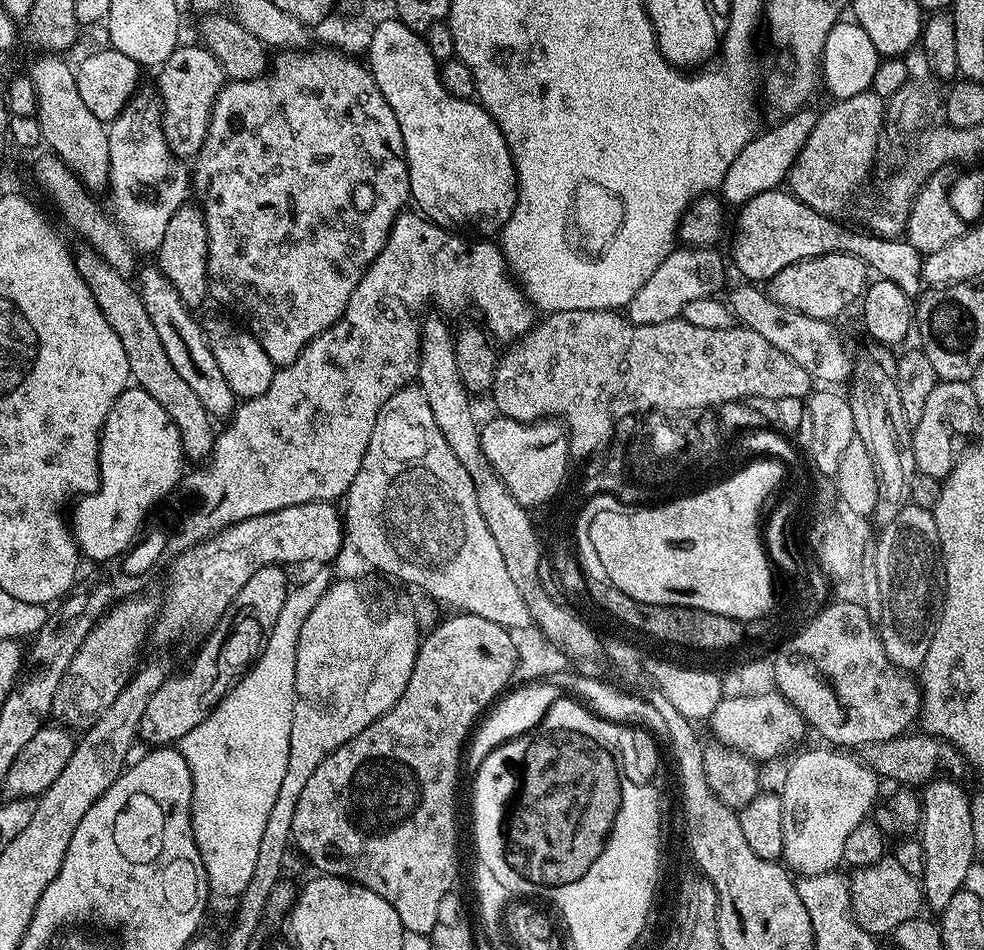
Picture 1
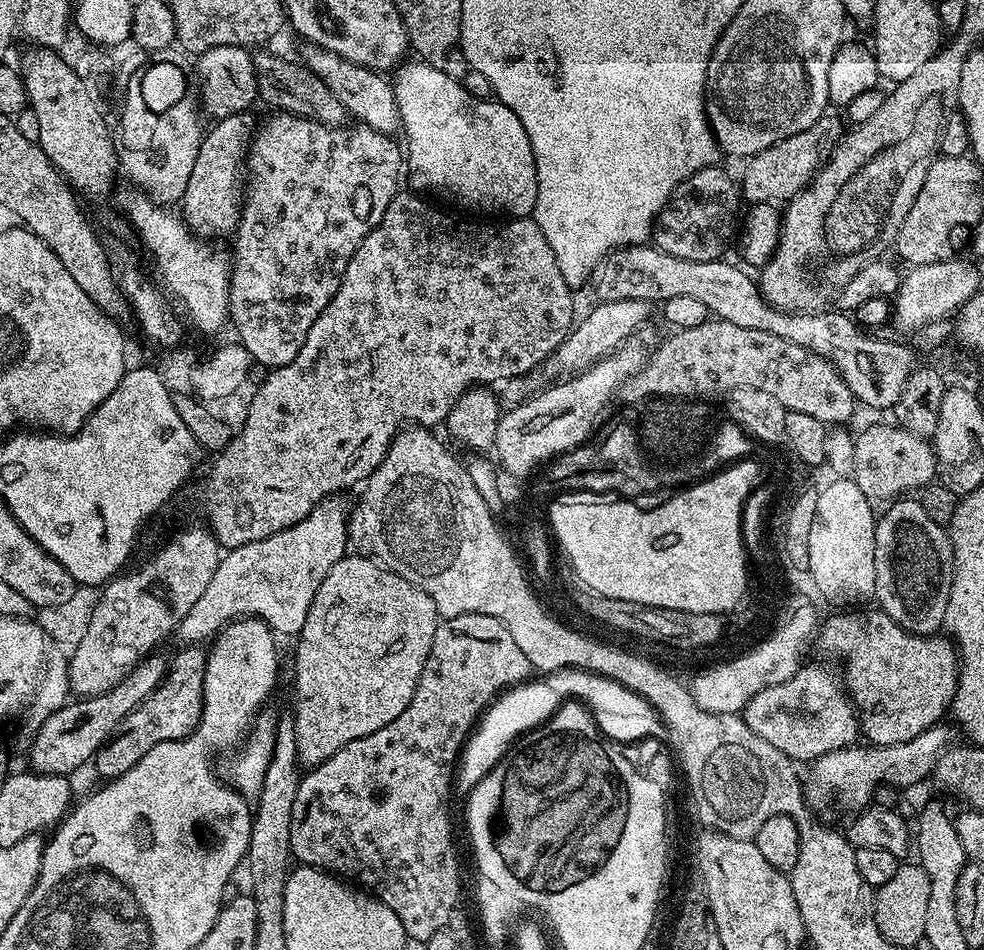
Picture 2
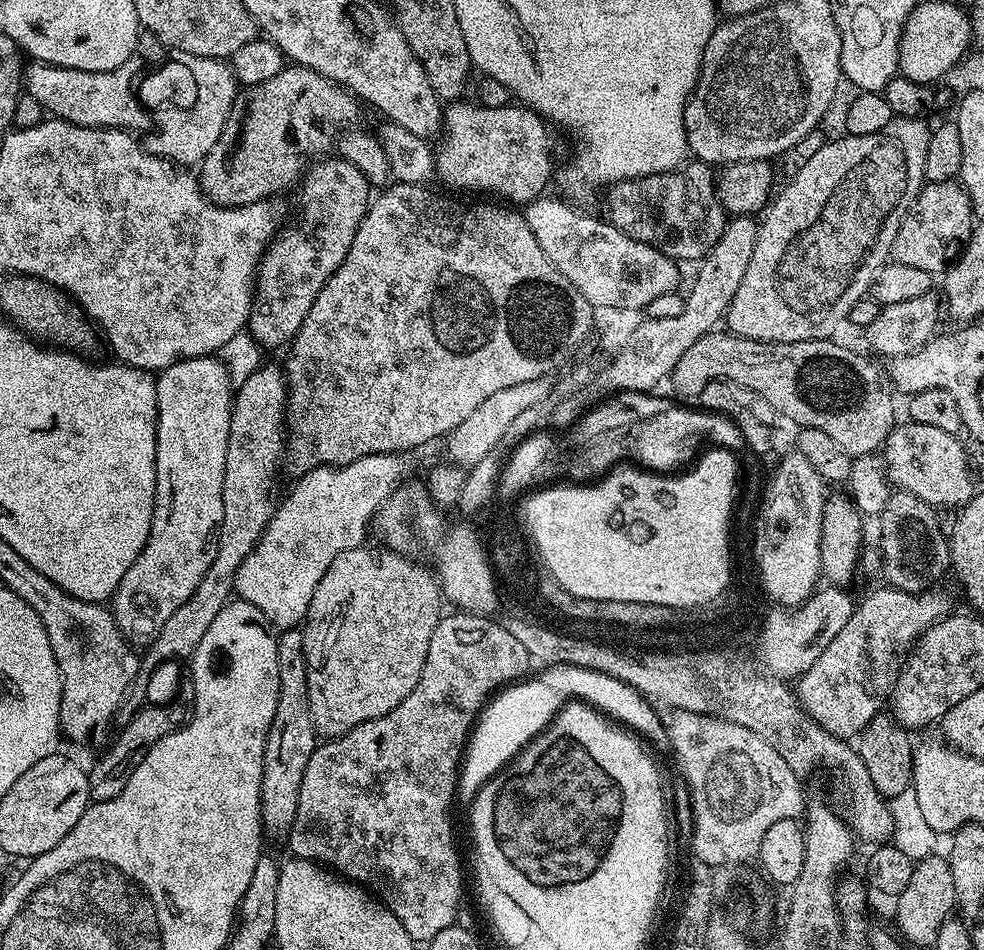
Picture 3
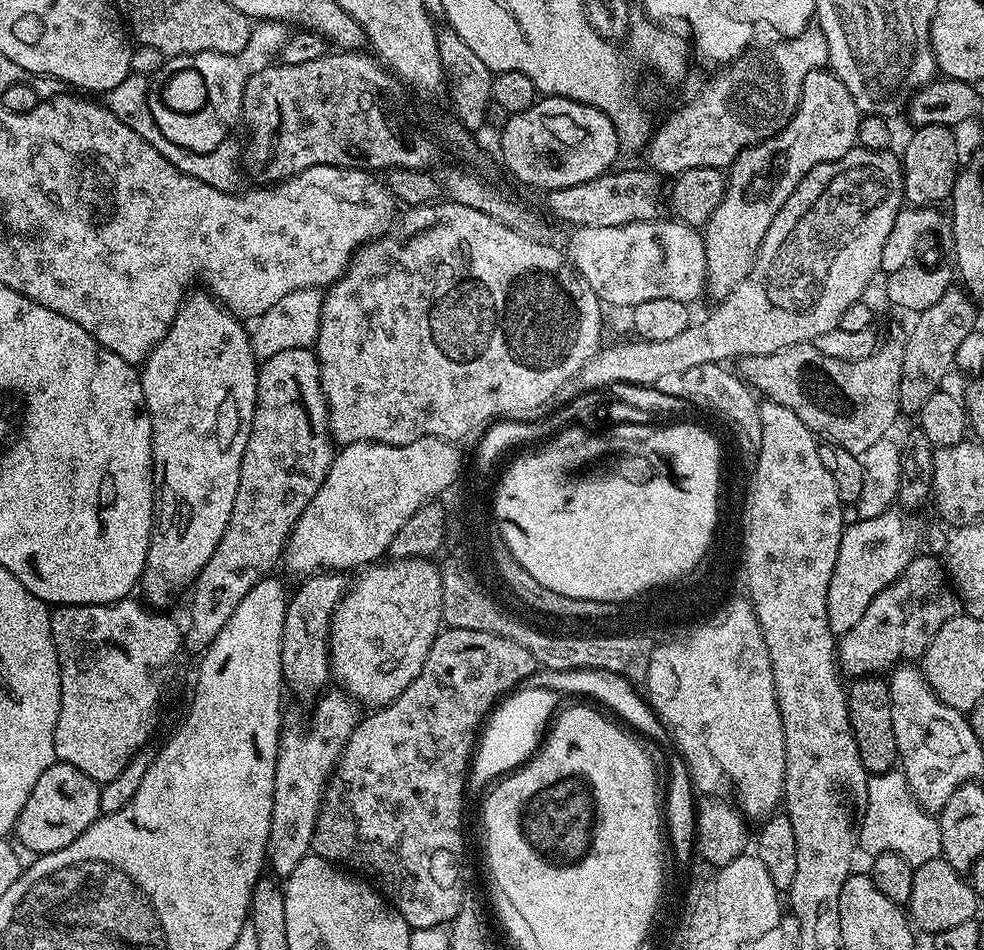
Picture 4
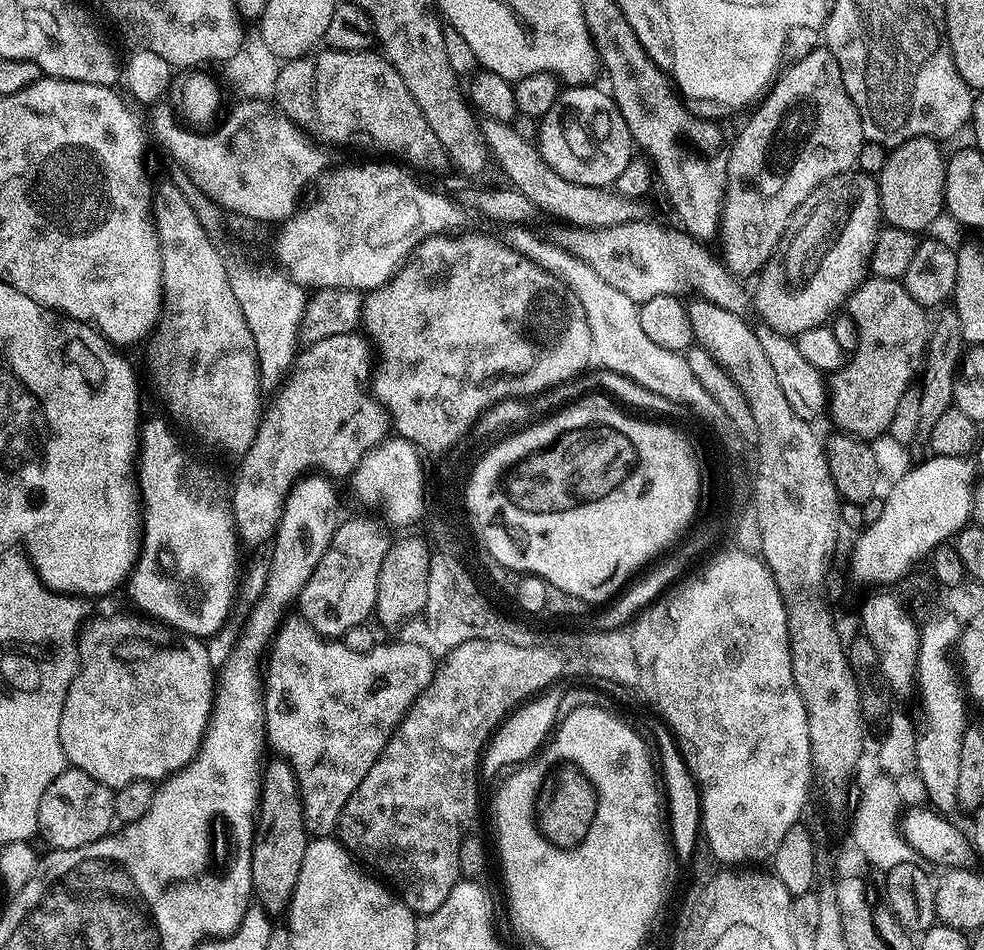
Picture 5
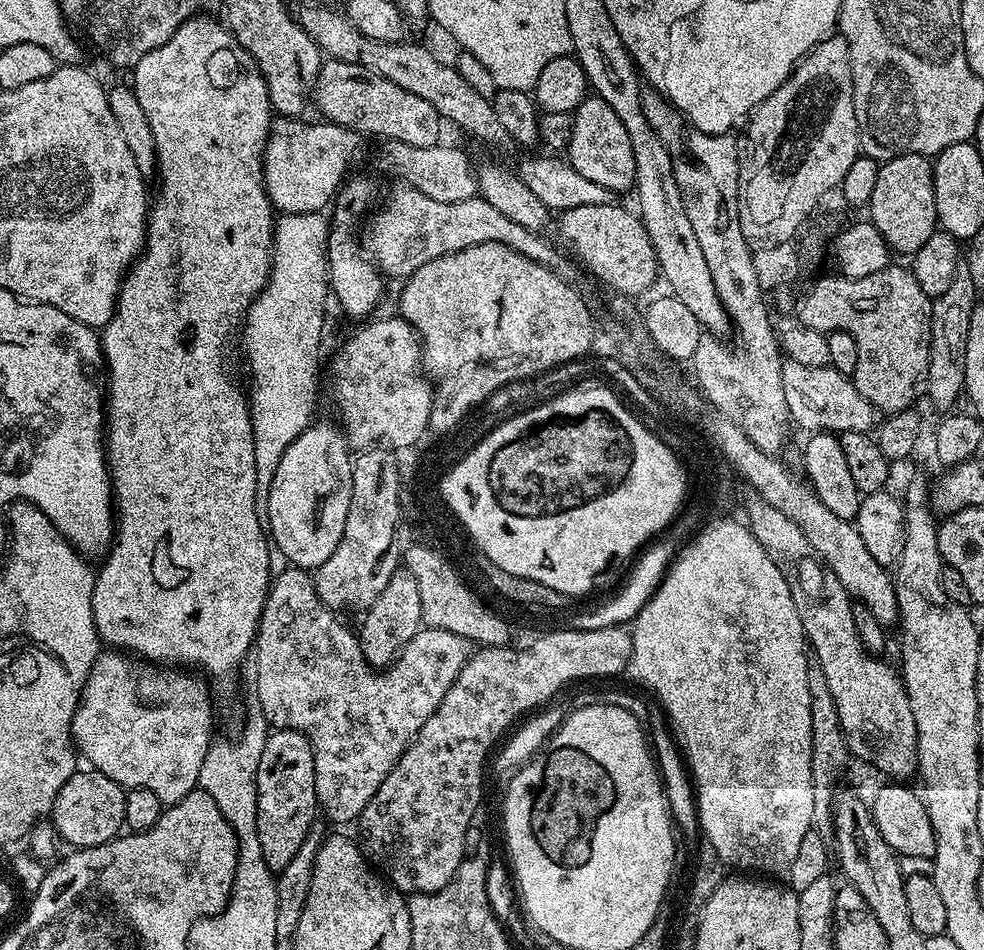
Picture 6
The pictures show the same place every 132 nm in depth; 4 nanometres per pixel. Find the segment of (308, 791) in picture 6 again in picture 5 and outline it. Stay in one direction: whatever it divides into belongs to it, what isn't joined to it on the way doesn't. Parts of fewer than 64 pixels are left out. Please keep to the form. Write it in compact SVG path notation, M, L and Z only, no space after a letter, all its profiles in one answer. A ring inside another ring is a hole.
M269 759L263 765L260 777L260 807L254 817L250 866L253 897L269 917L283 917L287 913L294 886L298 886L298 870L302 870L302 857L306 854L309 839L292 768L282 759Z

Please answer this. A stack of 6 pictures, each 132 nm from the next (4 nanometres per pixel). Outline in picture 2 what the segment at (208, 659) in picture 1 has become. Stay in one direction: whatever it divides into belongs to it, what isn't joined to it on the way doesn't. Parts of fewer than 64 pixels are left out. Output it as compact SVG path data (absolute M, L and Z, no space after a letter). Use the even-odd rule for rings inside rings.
M184 646L179 650L181 652L176 657L171 657L168 672L156 689L124 719L116 735L96 753L94 765L96 764L96 772L101 776L101 781L117 780L122 774L126 774L126 770L138 766L138 762L142 762L142 758L146 758L146 754L150 754L154 746L186 738L200 725L204 709L204 668L207 666L208 657L205 649L200 646Z

